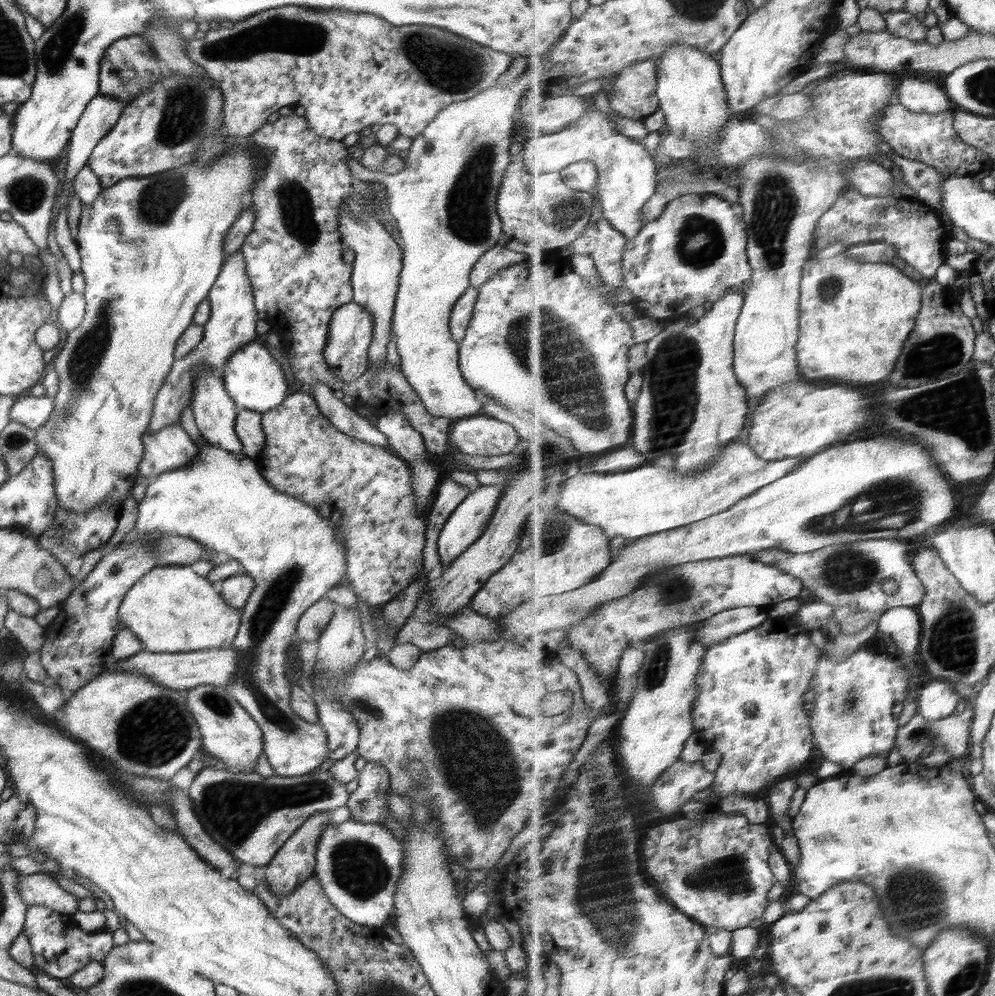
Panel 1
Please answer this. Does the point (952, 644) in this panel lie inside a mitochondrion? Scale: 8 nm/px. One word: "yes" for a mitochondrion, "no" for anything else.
yes

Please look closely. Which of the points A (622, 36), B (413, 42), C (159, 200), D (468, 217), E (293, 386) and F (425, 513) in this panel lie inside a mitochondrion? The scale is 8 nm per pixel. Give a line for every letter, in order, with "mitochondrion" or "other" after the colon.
A: other
B: mitochondrion
C: mitochondrion
D: mitochondrion
E: other
F: other

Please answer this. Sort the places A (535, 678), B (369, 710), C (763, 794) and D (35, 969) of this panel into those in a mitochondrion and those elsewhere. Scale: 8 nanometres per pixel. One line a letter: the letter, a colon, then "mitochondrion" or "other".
A: other
B: mitochondrion
C: other
D: other

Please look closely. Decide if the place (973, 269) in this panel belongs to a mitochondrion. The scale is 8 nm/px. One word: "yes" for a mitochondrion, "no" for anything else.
no

